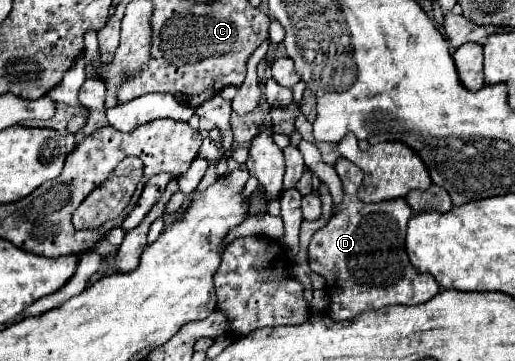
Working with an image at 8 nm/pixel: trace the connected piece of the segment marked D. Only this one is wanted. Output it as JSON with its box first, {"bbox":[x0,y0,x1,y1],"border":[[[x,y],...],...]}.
{"bbox":[309,157,439,321],"border":[[[339,157],[335,163],[335,171],[341,177],[343,183],[343,201],[341,205],[333,211],[329,223],[321,227],[311,243],[309,243],[309,267],[311,271],[319,273],[325,277],[325,293],[329,295],[329,305],[327,305],[327,315],[335,321],[347,321],[363,311],[369,309],[381,309],[387,305],[419,305],[429,301],[439,293],[439,285],[433,275],[417,273],[411,267],[411,261],[405,251],[405,233],[407,233],[407,223],[409,217],[413,217],[411,207],[407,205],[405,199],[393,199],[393,201],[381,201],[375,205],[363,205],[357,199],[357,189],[363,181],[363,171],[347,161],[345,157]]]}

